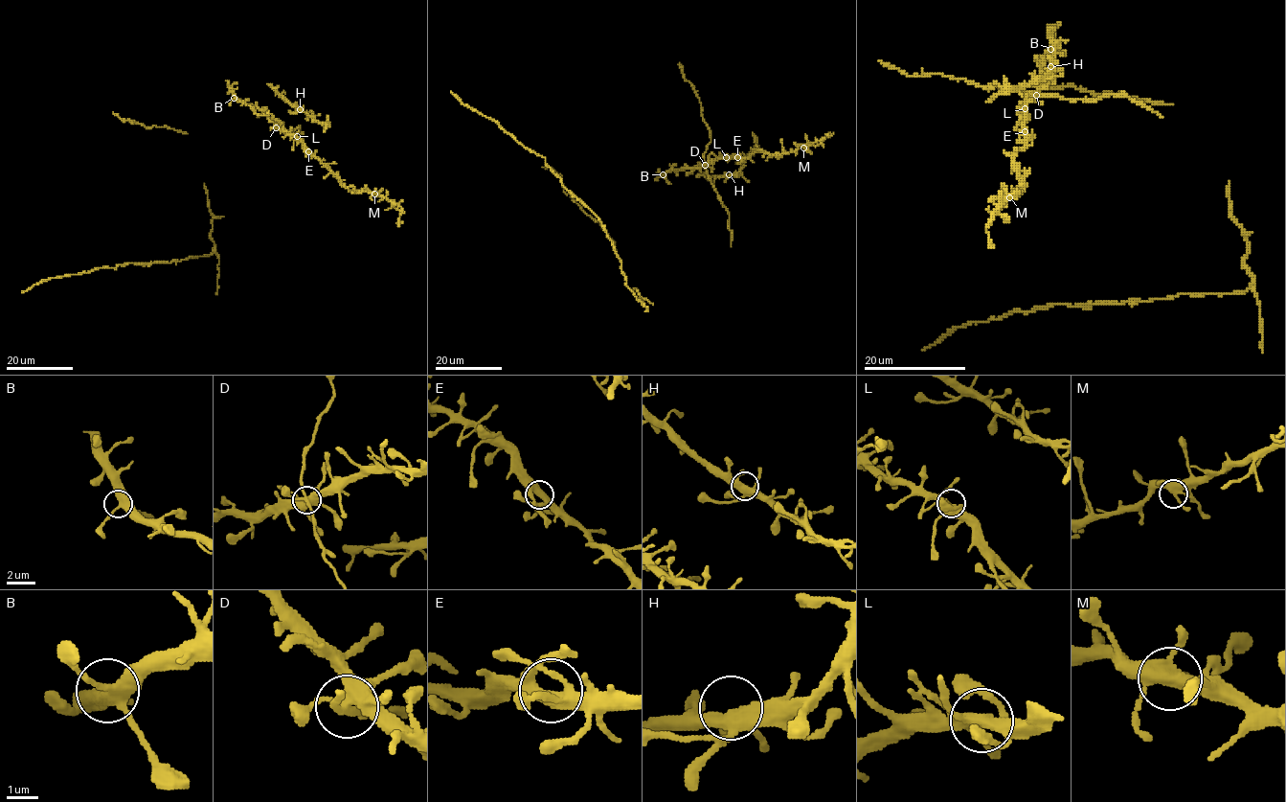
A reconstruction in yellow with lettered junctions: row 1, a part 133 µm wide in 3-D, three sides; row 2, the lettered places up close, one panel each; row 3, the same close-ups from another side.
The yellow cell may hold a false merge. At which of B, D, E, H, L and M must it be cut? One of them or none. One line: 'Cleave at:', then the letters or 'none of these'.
Cleave at: none of these

